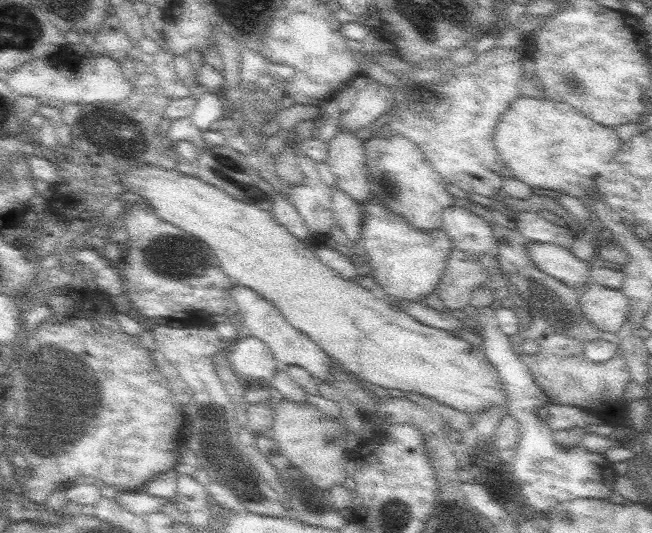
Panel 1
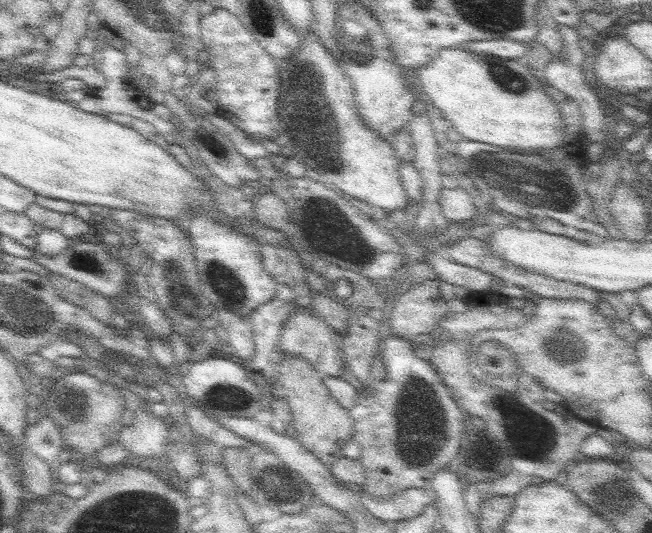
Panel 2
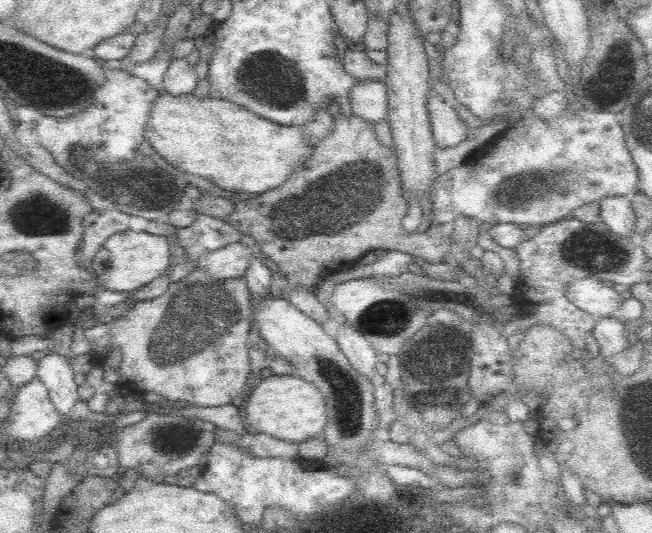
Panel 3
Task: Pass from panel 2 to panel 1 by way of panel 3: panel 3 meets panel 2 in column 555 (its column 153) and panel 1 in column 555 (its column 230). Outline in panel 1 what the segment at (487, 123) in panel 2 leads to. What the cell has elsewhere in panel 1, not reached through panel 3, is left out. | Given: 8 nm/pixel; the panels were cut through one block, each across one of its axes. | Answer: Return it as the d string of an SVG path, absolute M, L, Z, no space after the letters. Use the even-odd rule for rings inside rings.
M519 96L503 112L493 142L505 168L531 188L555 190L575 198L595 198L595 178L609 172L609 162L621 146L615 128L595 124L571 104Z

